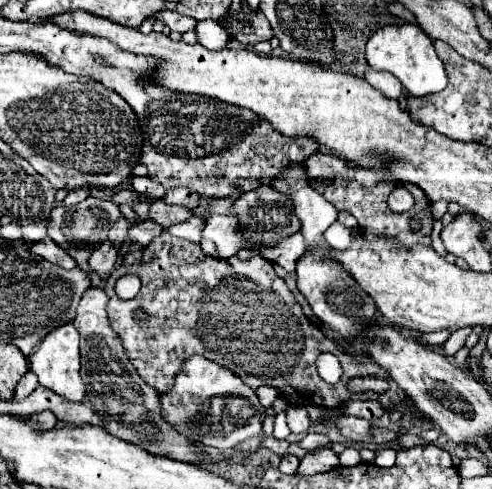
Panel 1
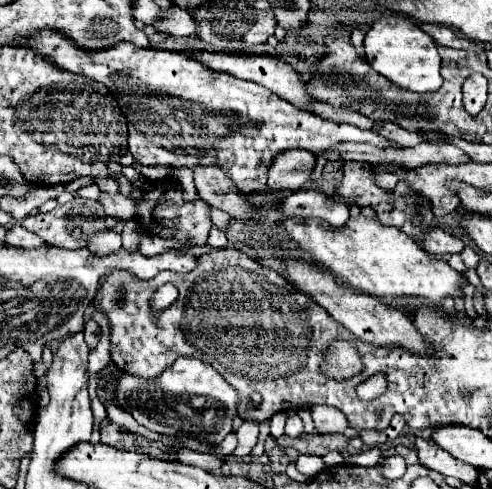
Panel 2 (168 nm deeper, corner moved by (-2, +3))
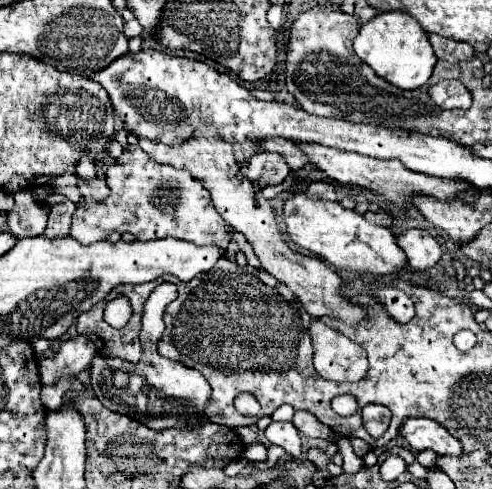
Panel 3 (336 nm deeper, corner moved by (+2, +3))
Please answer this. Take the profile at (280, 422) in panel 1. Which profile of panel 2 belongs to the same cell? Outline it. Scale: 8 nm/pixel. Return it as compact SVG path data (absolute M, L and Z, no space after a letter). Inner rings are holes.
M279 412L279 414L275 414L275 416L271 418L271 436L273 436L273 438L279 438L279 436L283 434L285 420L287 420L285 412Z

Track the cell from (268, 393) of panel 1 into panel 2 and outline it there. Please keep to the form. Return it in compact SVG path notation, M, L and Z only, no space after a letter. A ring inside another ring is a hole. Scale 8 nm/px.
M243 422L243 426L237 432L237 448L233 450L233 456L247 456L251 448L257 444L257 434L259 434L259 424L257 422Z

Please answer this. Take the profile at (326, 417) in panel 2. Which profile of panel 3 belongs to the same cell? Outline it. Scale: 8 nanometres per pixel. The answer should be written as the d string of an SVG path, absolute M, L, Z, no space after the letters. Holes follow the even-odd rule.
M307 410L295 412L293 420L295 420L297 430L303 432L303 434L307 434L307 436L311 436L311 438L321 438L321 440L325 440L325 438L331 434L329 426L321 424L321 422L319 422L311 412L307 412Z

